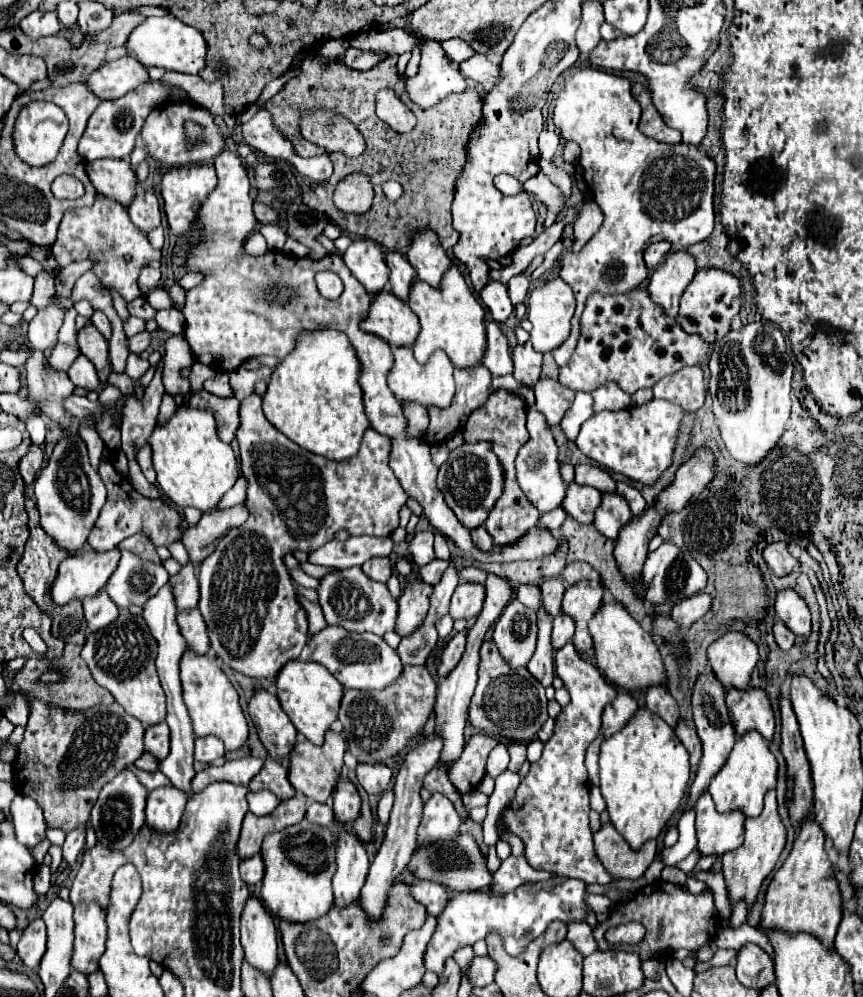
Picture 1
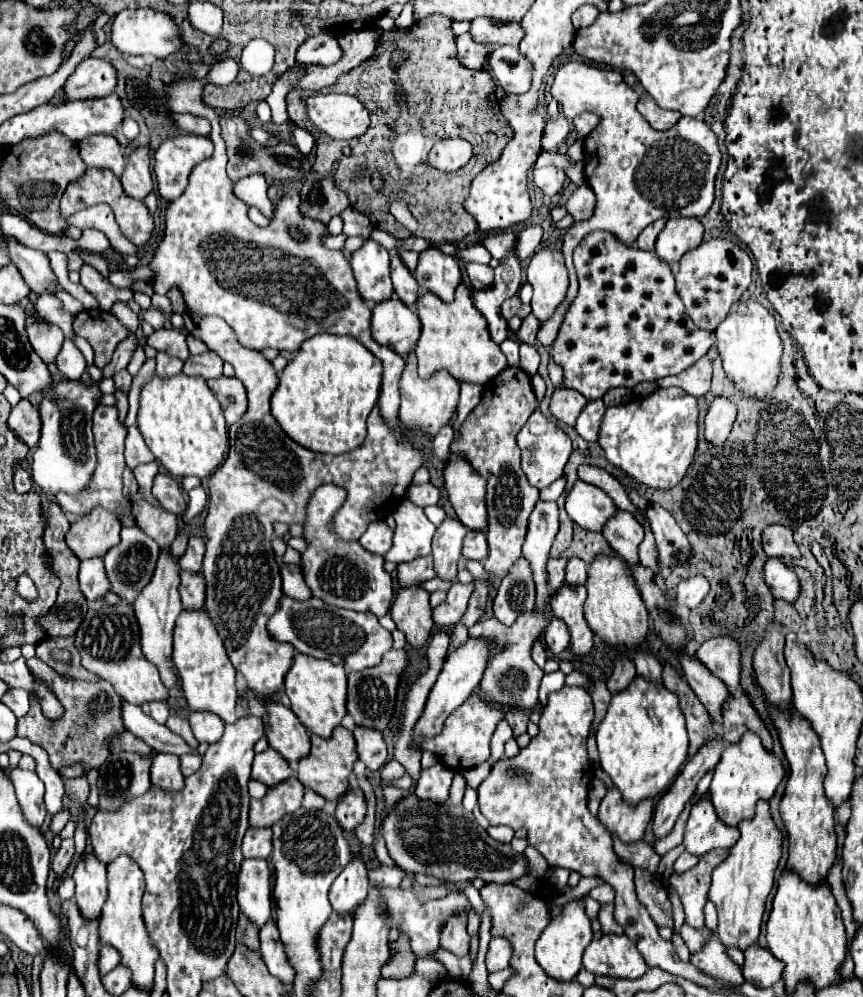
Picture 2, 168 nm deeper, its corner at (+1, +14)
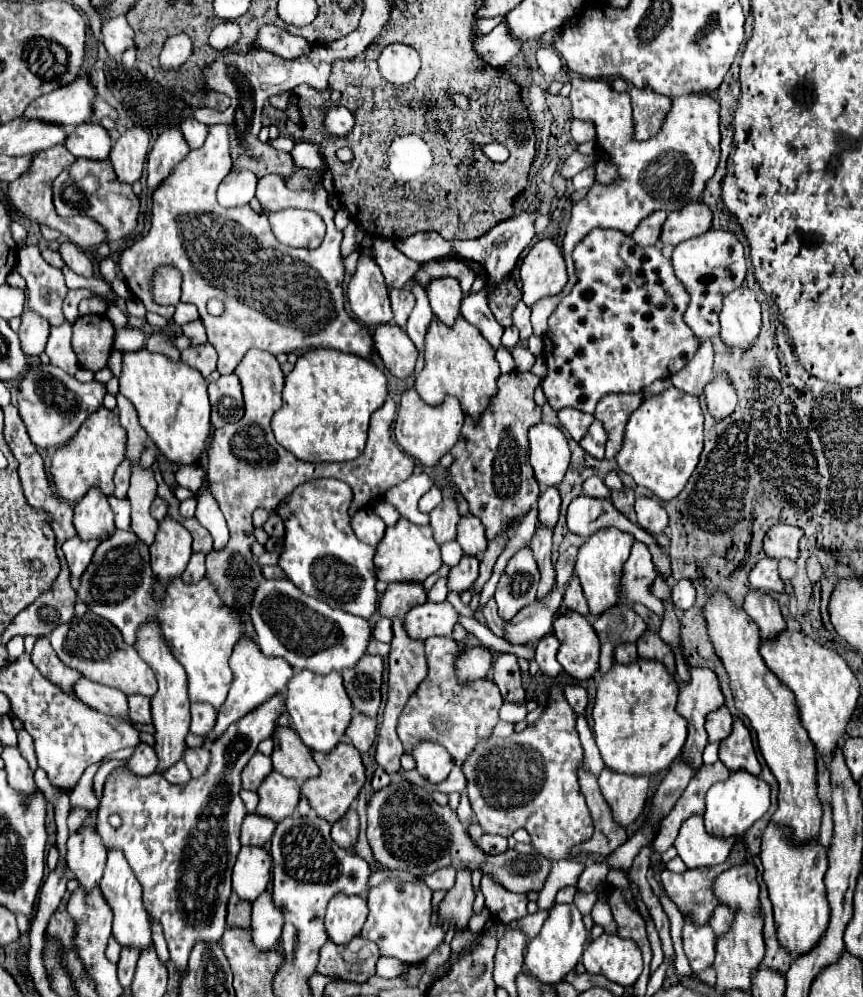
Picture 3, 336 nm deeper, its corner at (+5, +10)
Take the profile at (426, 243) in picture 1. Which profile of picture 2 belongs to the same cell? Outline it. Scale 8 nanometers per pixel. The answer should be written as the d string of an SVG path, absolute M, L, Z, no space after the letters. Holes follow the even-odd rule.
M436 245L420 253L414 277L420 287L436 293L442 301L452 301L454 289L462 281L458 261L452 255L444 255Z

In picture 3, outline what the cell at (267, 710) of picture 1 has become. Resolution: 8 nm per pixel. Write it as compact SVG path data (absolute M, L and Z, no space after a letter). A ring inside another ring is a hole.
M278 727L274 737L276 749L272 753L272 763L280 775L296 779L300 783L320 775L320 769L314 763L310 749L300 741L300 737L292 729Z

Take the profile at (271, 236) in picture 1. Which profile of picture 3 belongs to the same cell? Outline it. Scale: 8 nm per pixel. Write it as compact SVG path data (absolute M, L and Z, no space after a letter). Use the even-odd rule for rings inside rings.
M230 171L218 187L218 203L222 207L238 207L250 203L256 193L258 177L252 171Z

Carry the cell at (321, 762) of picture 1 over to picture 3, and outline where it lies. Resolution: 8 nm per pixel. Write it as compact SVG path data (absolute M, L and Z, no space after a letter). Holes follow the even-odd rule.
M344 741L332 753L314 753L314 761L320 767L320 777L308 779L302 785L302 795L306 795L310 807L320 817L324 817L324 821L328 821L332 825L338 821L338 817L344 817L350 803L358 797L358 793L366 781L364 765L362 765L358 749L354 749L350 743L344 743Z

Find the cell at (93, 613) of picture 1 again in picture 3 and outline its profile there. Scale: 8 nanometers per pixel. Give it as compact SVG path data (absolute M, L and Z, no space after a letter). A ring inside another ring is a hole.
M74 535L72 539L68 539L62 545L62 551L64 551L64 557L68 561L70 579L72 579L72 585L74 587L78 587L80 575L84 573L84 569L92 561L92 555L94 555L94 549L98 547L98 543L100 541L80 541L80 537Z

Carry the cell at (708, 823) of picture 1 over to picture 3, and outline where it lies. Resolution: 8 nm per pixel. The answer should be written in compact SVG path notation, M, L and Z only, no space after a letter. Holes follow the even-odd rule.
M700 815L690 817L682 823L674 847L688 869L720 865L726 861L734 839L716 839L706 833L704 819Z

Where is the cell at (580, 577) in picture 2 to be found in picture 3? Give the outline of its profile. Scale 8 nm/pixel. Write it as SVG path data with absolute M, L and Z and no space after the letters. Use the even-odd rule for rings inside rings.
M574 577L574 579L568 583L566 593L564 593L564 605L566 605L566 609L576 611L576 613L580 613L580 615L584 615L584 617L590 615L590 613L588 613L588 603L584 601L584 593L582 593L582 589L580 589L578 577Z

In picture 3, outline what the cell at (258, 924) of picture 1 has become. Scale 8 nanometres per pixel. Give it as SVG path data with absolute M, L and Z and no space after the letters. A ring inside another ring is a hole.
M242 847L232 869L232 889L238 893L240 899L254 901L260 893L266 891L270 869L272 857L266 849Z

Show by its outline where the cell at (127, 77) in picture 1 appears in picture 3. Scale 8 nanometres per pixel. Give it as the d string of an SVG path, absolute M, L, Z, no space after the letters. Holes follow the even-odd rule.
M80 75L70 85L64 85L32 101L22 117L28 121L76 127L90 119L94 97L96 93L90 85L90 79L86 75Z

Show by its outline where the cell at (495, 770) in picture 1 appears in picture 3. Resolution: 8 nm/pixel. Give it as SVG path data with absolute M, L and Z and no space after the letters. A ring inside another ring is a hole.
M504 703L500 709L500 719L518 723L522 719L520 713L526 713L526 703Z

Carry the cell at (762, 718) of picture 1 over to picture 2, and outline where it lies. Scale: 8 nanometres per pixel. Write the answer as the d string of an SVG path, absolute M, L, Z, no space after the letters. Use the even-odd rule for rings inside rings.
M742 693L742 695L730 695L728 701L724 703L724 721L722 721L722 737L728 743L740 741L740 737L746 731L754 731L762 737L762 743L766 749L772 749L774 741L772 735L764 723L764 719L758 715L758 711L754 709L750 695Z

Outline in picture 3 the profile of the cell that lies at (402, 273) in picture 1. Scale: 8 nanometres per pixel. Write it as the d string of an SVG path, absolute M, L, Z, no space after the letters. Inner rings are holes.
M410 287L390 289L390 301L392 301L392 311L394 311L394 323L404 329L410 313L416 305L416 299L414 299Z

